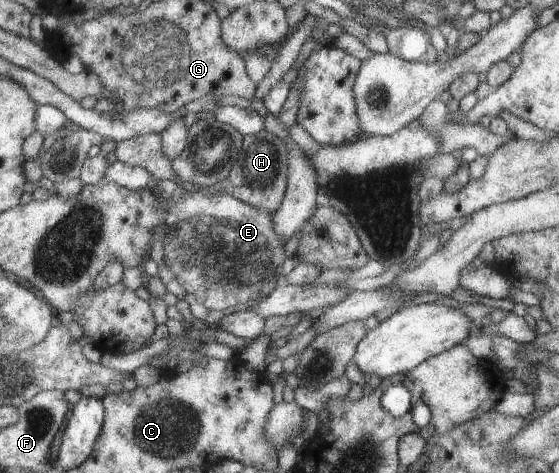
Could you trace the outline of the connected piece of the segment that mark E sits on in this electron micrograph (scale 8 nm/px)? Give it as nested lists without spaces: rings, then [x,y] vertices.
[[[179,186],[177,193],[177,198],[170,200],[168,214],[164,218],[164,222],[160,223],[154,229],[154,240],[148,254],[151,260],[153,260],[158,267],[157,276],[165,285],[166,292],[174,294],[178,300],[184,300],[187,302],[194,323],[201,326],[215,324],[215,322],[219,322],[221,319],[225,318],[231,313],[237,313],[238,311],[249,311],[252,308],[253,303],[258,303],[276,288],[279,277],[277,274],[275,274],[275,268],[277,268],[277,266],[281,266],[281,264],[283,264],[283,260],[285,260],[285,252],[283,252],[285,237],[280,237],[274,231],[272,218],[273,212],[270,213],[269,211],[258,209],[253,205],[249,205],[246,202],[241,202],[239,199],[233,198],[233,195],[229,194],[228,191],[214,193],[211,189],[208,189],[204,193],[187,192],[185,189]]]

